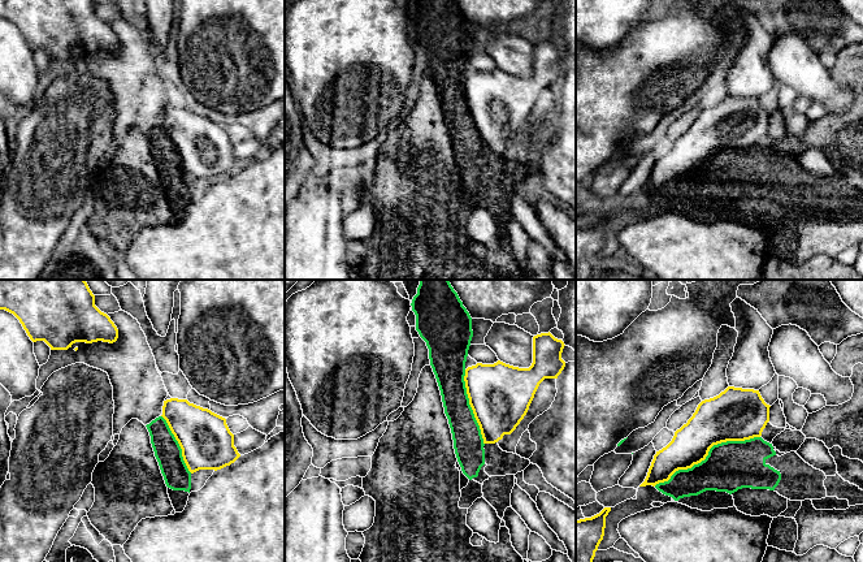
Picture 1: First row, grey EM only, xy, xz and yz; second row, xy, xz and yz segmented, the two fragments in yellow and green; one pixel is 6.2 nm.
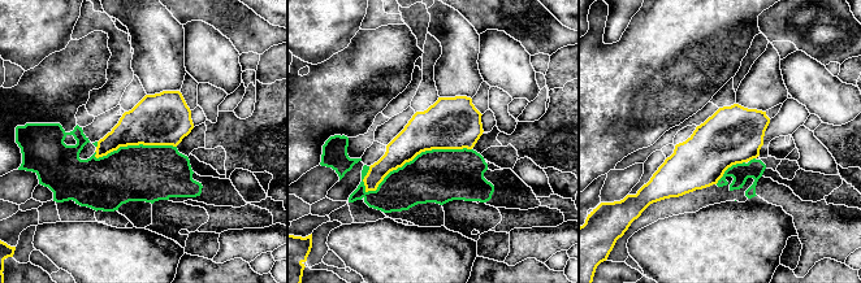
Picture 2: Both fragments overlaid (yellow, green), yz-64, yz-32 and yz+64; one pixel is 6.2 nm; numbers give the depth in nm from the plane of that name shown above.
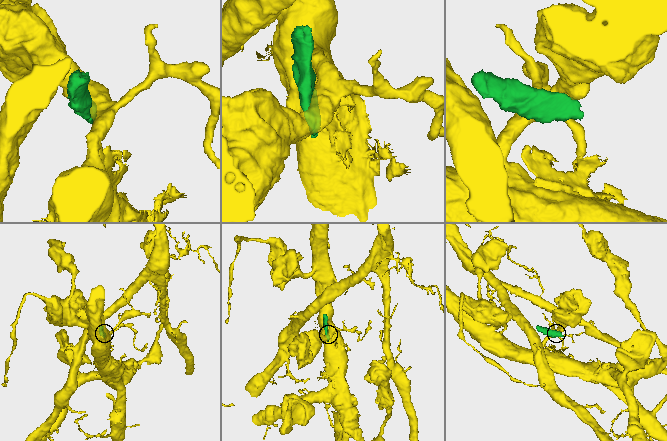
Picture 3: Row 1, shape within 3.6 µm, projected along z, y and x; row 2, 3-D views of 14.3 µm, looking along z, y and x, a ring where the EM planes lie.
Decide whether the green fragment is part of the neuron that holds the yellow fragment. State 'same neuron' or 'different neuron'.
different neuron

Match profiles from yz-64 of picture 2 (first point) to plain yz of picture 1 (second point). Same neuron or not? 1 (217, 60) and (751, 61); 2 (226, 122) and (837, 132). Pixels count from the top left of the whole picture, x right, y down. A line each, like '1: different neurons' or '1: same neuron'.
1: different neurons
2: same neuron

